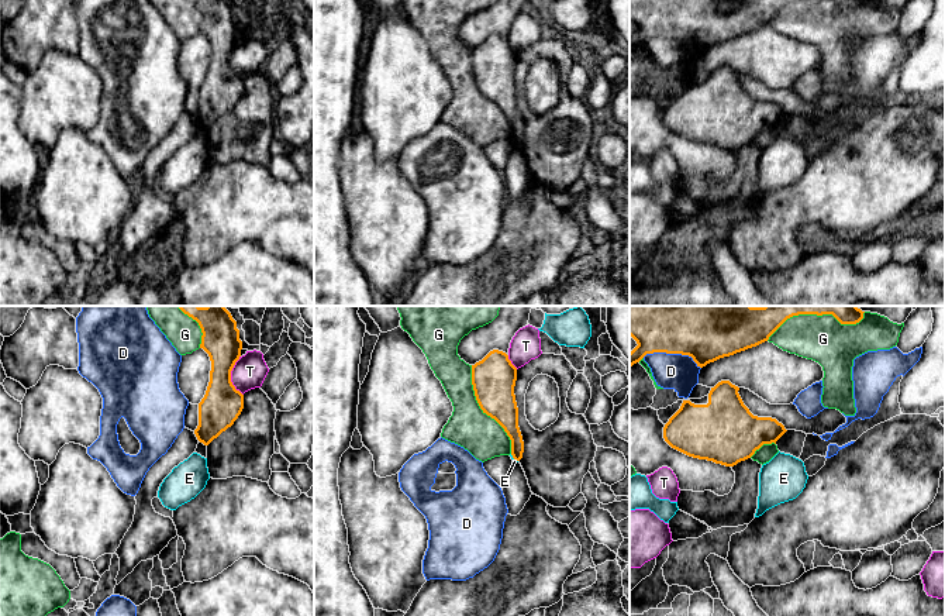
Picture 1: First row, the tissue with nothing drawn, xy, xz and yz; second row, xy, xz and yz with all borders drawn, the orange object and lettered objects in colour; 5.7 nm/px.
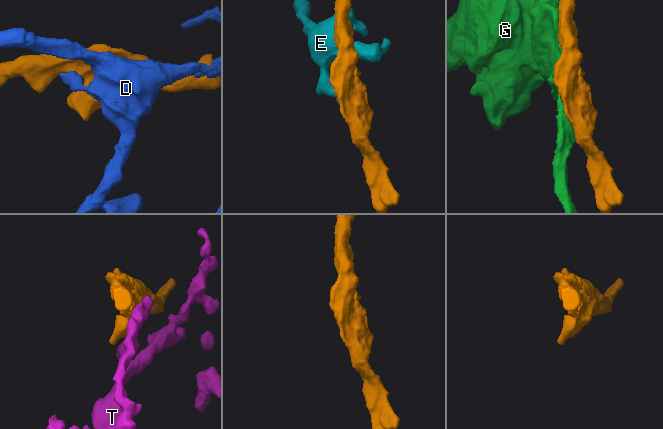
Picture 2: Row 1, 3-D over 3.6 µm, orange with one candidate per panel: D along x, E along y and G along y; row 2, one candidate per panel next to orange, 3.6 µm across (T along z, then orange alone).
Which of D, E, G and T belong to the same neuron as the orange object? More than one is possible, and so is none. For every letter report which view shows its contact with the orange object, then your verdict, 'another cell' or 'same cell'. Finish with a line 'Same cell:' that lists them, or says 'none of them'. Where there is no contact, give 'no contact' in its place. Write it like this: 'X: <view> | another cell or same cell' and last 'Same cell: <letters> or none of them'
D: yz | another cell
E: xz | another cell
G: xz | another cell
T: xy | another cell
Same cell: none of them

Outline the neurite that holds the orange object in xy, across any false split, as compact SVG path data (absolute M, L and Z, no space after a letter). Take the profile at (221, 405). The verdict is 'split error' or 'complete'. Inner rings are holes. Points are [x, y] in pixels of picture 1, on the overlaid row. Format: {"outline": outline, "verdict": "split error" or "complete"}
{"outline": "M177 306L201 328L201 344L211 361L210 382L199 403L194 434L208 445L234 424L244 409L244 395L231 382L231 371L241 357L242 341L237 321L224 306Z", "verdict": "complete"}

